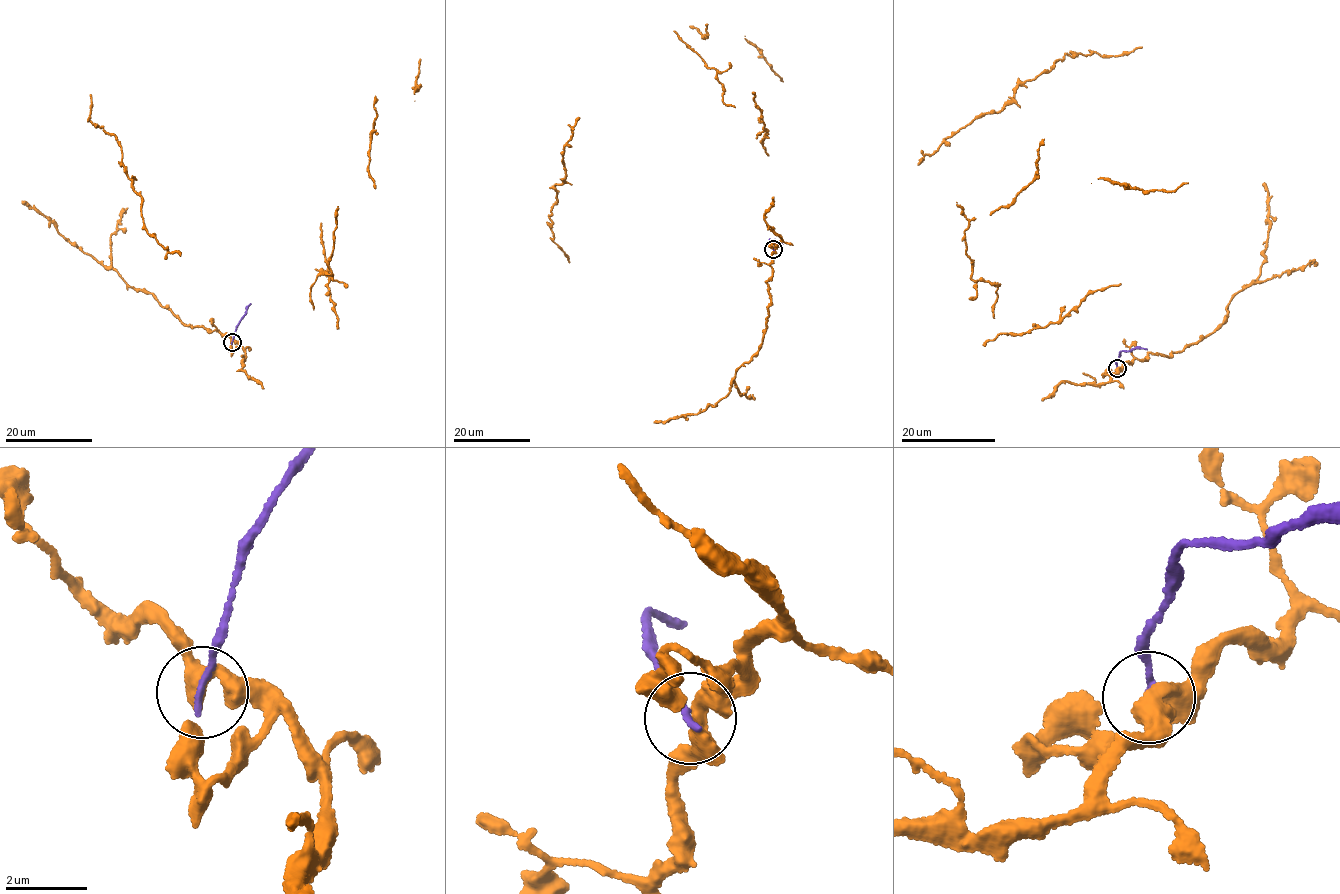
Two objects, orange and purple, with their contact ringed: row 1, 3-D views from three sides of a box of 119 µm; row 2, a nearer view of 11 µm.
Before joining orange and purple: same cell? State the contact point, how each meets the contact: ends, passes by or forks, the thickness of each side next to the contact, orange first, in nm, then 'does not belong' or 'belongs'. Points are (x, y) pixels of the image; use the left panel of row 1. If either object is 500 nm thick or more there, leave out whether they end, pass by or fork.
at (232, 342); orange passes by; purple ends there; 420 nm thick on the orange side, 170 nm on the other; does not belong

